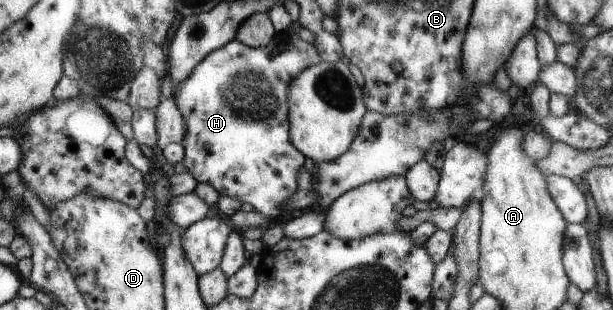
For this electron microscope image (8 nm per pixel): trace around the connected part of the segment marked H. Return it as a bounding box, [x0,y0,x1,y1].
[173,30,322,225]

